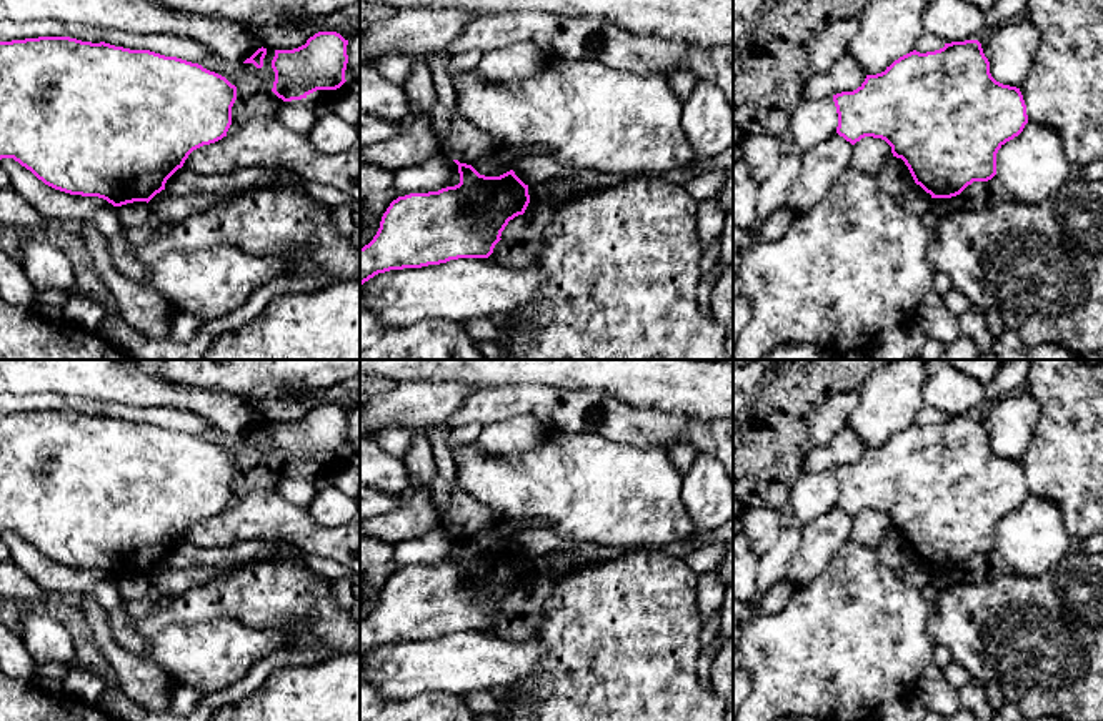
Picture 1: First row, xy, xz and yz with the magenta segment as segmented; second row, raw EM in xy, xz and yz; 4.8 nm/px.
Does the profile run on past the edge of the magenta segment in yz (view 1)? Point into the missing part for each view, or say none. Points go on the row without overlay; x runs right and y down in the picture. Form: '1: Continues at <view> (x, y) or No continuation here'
1: No continuation here

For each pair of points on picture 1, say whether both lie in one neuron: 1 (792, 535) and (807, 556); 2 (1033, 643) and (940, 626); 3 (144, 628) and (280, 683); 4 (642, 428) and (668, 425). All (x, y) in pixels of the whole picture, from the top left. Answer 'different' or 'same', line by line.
1: different
2: same
3: different
4: same

